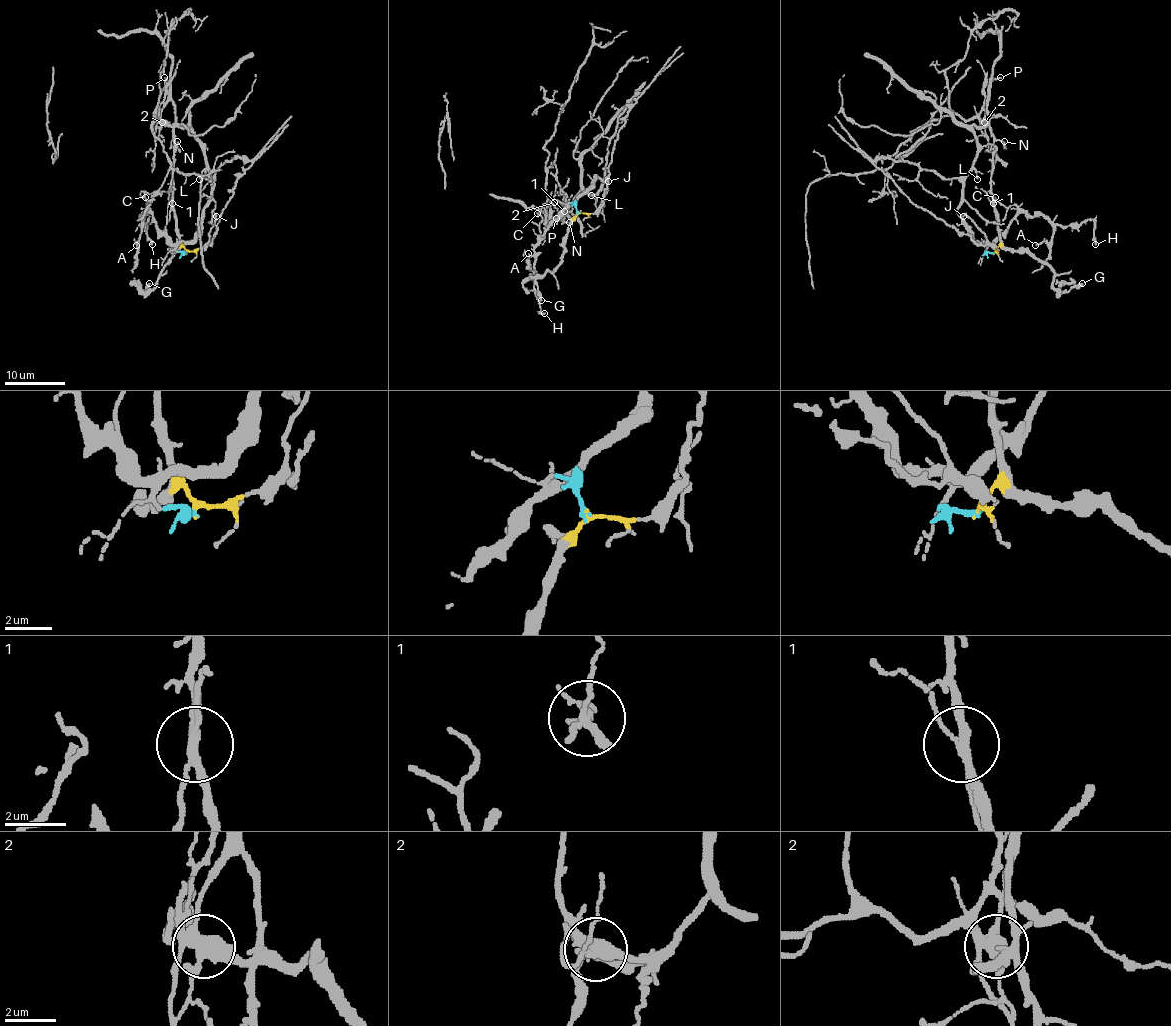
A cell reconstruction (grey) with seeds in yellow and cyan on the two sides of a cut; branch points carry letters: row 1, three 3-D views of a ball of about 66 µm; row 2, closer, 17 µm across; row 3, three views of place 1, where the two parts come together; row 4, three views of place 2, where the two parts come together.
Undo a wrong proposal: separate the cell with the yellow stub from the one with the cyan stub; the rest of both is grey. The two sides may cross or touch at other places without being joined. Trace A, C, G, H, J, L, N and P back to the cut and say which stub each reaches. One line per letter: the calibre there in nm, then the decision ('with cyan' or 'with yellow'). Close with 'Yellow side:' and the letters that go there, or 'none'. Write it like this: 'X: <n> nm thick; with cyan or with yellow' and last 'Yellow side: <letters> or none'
A: 90 nm thick; with cyan
C: 130 nm thick; with cyan
G: 360 nm thick; with yellow
H: 190 nm thick; with cyan
J: 170 nm thick; with yellow
L: 130 nm thick; with cyan
N: 120 nm thick; with yellow
P: 110 nm thick; with cyan
Yellow side: G, J, N

